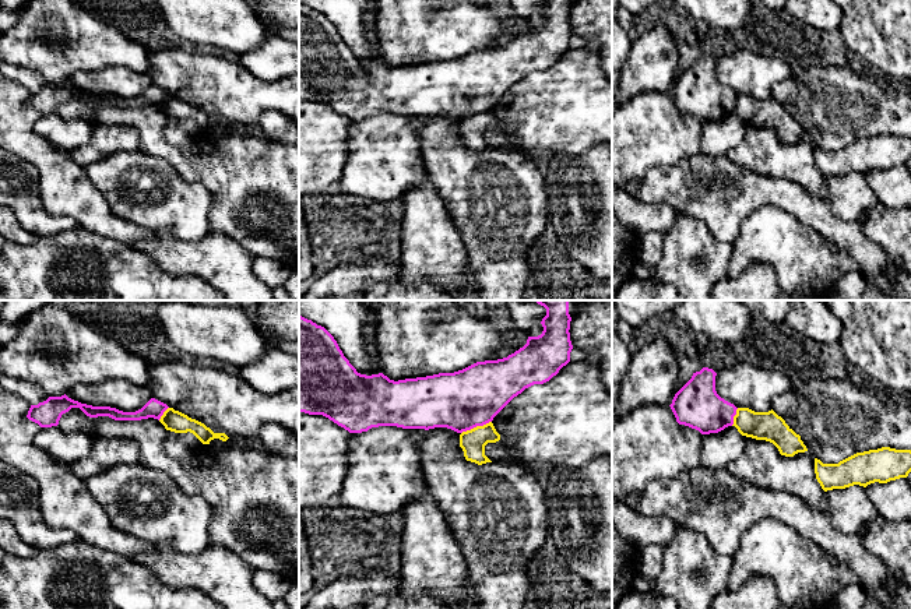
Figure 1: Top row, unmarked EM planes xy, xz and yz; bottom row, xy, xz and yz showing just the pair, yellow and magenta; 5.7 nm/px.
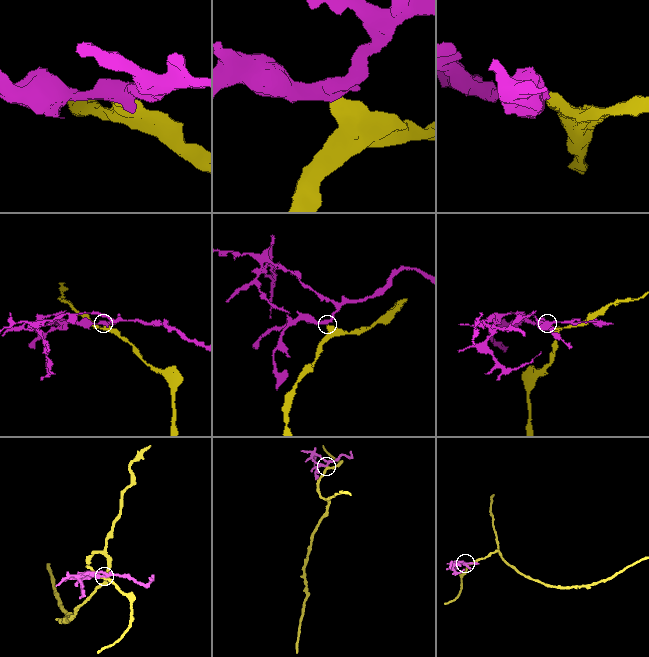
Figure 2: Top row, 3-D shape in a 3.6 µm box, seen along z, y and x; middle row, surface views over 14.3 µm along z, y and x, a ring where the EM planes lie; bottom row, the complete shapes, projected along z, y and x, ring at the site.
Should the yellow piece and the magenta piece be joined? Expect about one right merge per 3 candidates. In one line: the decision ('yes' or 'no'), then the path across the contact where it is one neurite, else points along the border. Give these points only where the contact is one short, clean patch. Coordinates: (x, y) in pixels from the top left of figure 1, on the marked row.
no | along xz (491, 421), (461, 433)

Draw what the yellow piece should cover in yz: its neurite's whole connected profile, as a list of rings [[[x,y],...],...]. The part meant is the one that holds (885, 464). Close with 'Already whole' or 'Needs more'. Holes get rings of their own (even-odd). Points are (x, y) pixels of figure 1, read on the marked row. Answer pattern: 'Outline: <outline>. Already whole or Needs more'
Outline: [[[882,447],[857,453],[838,464],[823,464],[815,458],[815,474],[824,492],[854,485],[887,483],[907,478],[911,472],[911,450]]]. Already whole

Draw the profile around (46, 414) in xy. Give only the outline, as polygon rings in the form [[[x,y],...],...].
[[[64,394],[61,397],[49,397],[38,405],[31,405],[27,418],[38,423],[41,427],[52,427],[57,426],[61,415],[68,412],[71,408],[80,408],[89,418],[109,416],[115,420],[141,420],[154,418],[159,420],[169,406],[155,398],[151,398],[141,409],[136,412],[123,412],[110,406],[81,404]]]

